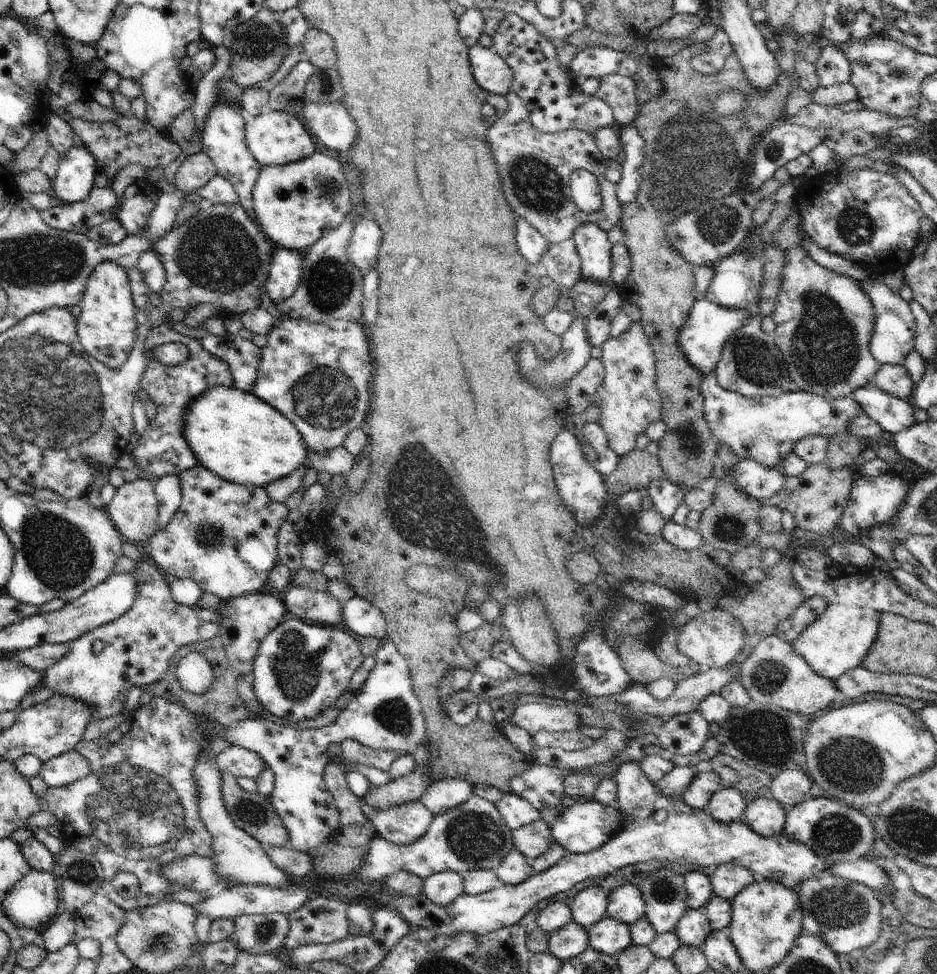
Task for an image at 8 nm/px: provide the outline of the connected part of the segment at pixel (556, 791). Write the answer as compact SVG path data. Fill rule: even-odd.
M533 762L530 770L511 780L510 790L530 802L536 810L541 811L543 808L550 808L550 806L560 808L562 799L566 796L565 775L561 768Z

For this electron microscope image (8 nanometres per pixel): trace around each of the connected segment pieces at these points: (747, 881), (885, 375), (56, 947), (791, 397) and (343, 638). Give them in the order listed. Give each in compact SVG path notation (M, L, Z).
M735 862L718 865L714 874L709 877L714 896L729 902L732 902L741 890L759 881L752 870Z
M882 365L872 381L880 390L902 400L910 400L915 389L914 379L904 365Z
M65 911L54 917L47 926L41 930L39 942L48 953L59 951L67 944L73 942L75 937L74 913Z
M714 371L702 379L705 417L714 438L719 444L728 445L741 459L752 459L770 468L780 464L804 437L844 435L849 432L852 420L864 413L862 406L850 396L827 399L816 393L798 390L778 396L745 397L724 390L718 384Z
M287 617L264 638L258 656L254 659L251 675L257 701L267 712L286 718L294 724L316 718L338 702L340 696L350 687L352 675L364 662L365 657L360 651L358 639L345 627L318 625L296 617Z

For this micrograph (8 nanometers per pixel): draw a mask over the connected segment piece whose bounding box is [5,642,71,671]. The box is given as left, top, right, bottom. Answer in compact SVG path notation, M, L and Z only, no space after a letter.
M71 642L58 643L55 645L46 643L45 645L32 647L25 651L18 651L13 655L7 655L5 658L23 662L30 668L39 671L45 671L49 666L57 663L69 653L70 644Z

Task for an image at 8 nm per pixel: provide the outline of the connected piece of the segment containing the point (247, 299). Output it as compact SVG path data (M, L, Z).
M238 202L236 204L214 204L208 209L200 209L184 224L164 235L150 249L156 249L165 266L166 276L162 290L159 292L167 309L181 308L187 313L196 305L210 304L224 308L225 312L242 315L248 309L256 308L262 300L262 292L268 280L271 258L276 248L259 228L256 220L251 219Z

